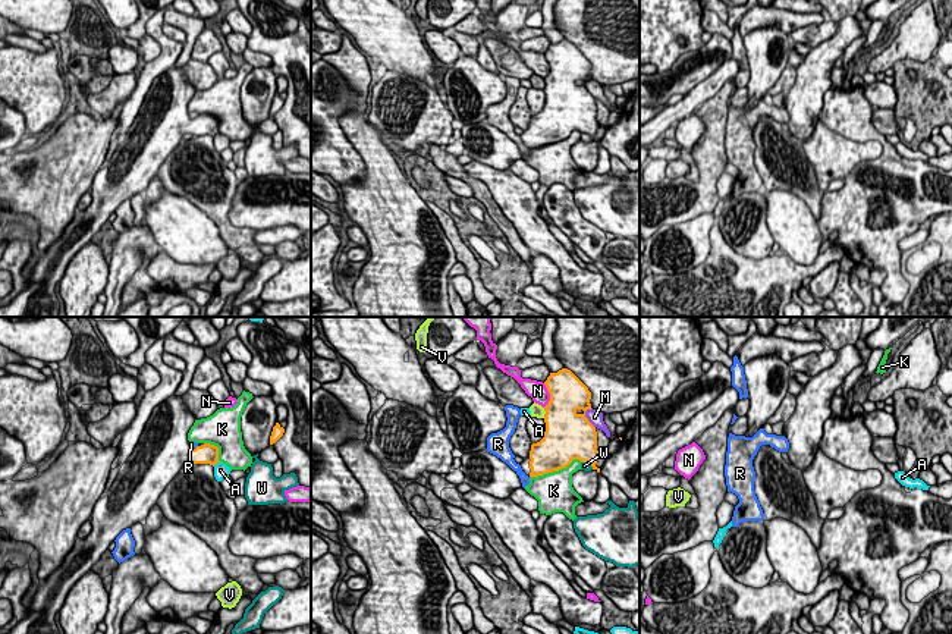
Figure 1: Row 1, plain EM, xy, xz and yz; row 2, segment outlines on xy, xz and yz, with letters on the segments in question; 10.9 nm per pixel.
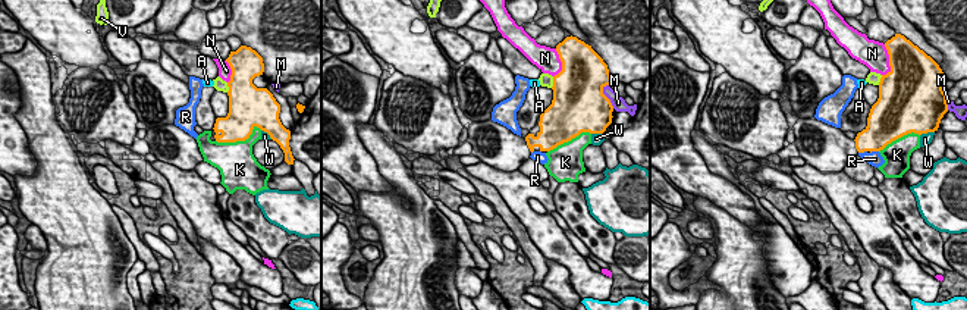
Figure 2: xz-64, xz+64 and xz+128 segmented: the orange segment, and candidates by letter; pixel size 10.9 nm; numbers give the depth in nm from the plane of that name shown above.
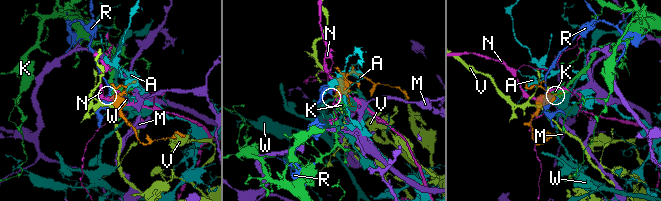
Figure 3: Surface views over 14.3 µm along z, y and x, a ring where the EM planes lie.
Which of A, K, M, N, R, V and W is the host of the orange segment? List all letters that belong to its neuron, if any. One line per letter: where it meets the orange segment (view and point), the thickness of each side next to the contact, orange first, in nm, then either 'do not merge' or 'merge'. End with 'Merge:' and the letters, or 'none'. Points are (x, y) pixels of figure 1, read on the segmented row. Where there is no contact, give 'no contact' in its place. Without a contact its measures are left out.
A: xy (216, 463) | 220/160 nm | do not merge
K: xz (555, 470) | 400/420 nm | do not merge
M: xz (587, 418) | 500/160 nm | do not merge
N: xz (550, 395) | 400/200 nm | do not merge
R: no contact | do not merge
V: xz (546, 413) | 420/130 nm | do not merge
W: xz (587, 461) | 420/100 nm | do not merge
Merge: none

